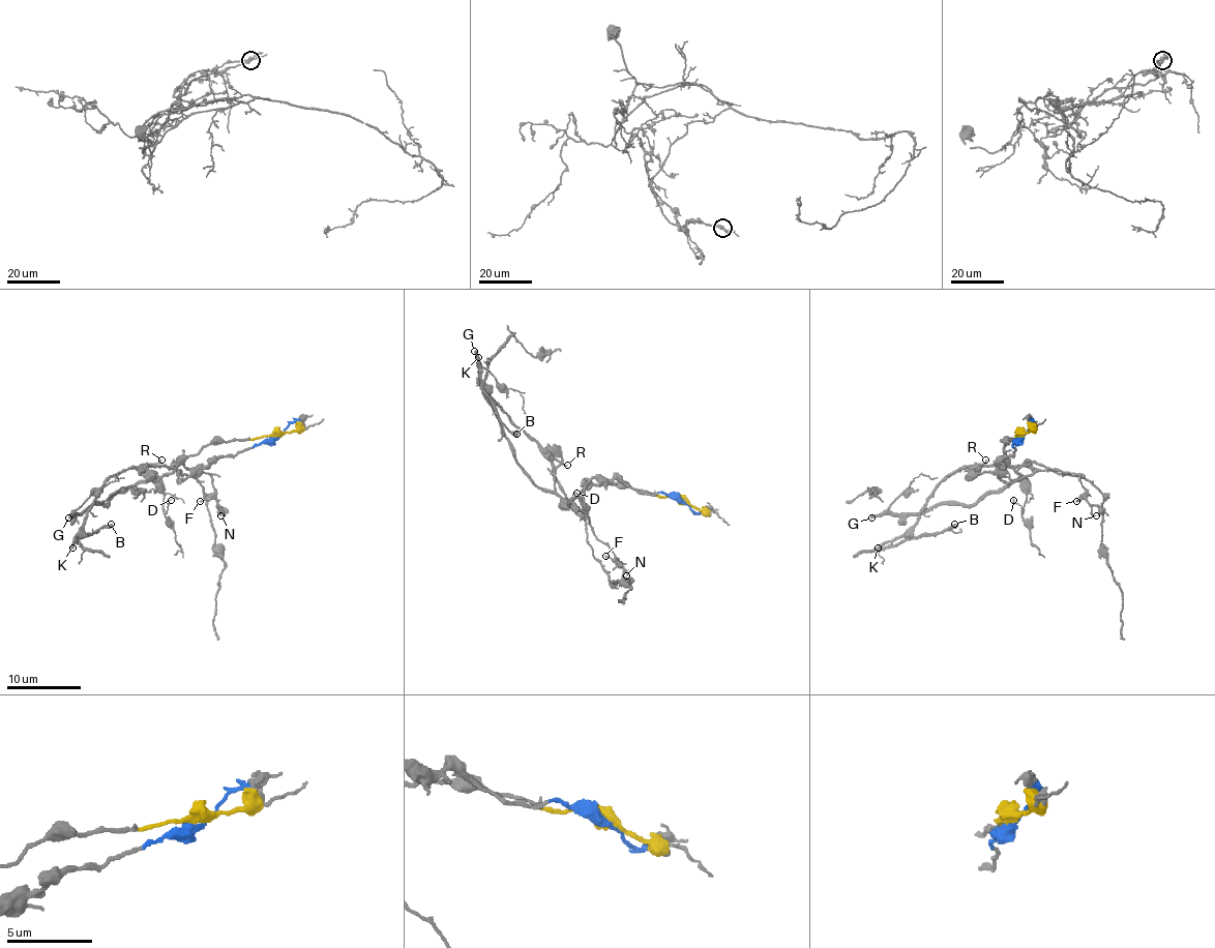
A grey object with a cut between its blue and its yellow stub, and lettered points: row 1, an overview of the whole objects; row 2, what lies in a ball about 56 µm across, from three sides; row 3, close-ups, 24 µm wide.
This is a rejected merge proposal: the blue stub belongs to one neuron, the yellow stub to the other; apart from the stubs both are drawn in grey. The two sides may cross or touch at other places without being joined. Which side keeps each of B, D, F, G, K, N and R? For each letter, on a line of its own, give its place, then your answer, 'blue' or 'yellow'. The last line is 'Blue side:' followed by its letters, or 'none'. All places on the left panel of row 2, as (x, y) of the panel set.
B: at (111, 524); blue
D: at (171, 500); yellow
F: at (200, 501); yellow
G: at (68, 517); yellow
K: at (72, 547); blue
N: at (220, 515); yellow
R: at (161, 460); blue
Blue side: B, K, R

